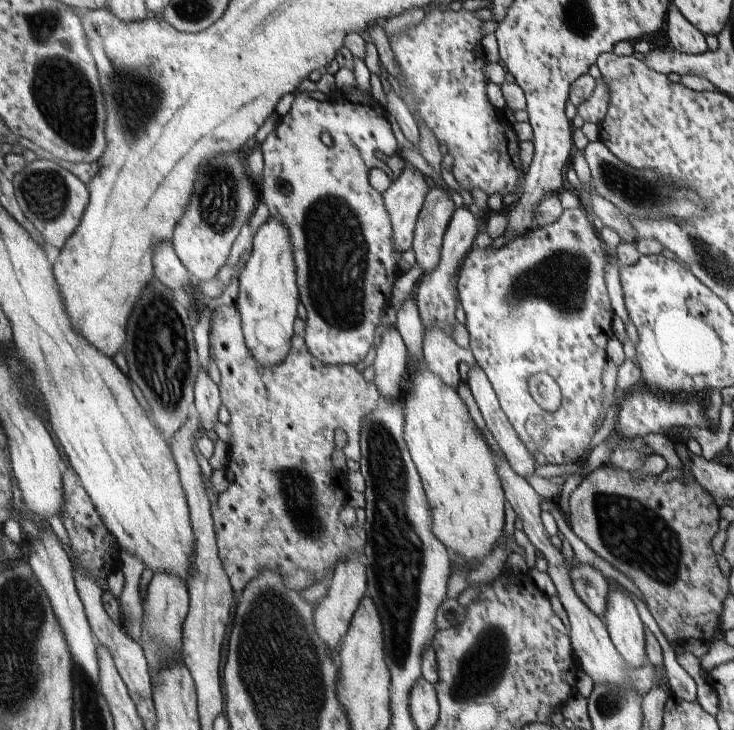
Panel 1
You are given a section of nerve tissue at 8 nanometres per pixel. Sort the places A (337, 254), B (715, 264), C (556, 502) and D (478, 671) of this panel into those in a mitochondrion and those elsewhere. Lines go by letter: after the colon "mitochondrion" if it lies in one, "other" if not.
A: mitochondrion
B: mitochondrion
C: other
D: mitochondrion

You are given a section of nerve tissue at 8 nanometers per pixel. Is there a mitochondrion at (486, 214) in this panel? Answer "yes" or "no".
no

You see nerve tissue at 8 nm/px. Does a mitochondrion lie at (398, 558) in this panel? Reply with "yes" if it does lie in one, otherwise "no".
yes

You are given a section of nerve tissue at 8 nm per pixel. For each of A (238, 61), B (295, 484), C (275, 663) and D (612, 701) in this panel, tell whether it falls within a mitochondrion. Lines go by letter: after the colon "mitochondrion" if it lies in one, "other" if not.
A: other
B: mitochondrion
C: mitochondrion
D: mitochondrion

